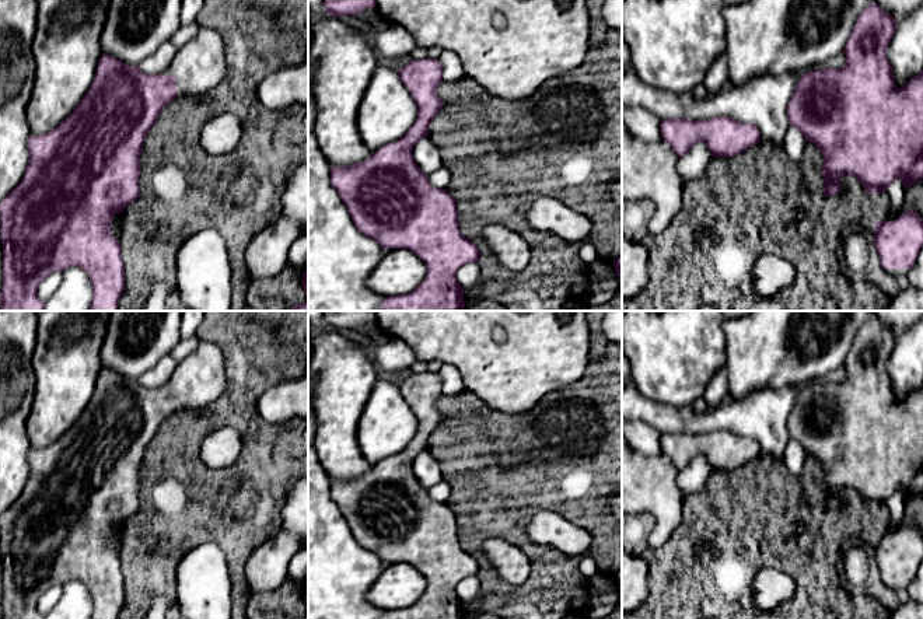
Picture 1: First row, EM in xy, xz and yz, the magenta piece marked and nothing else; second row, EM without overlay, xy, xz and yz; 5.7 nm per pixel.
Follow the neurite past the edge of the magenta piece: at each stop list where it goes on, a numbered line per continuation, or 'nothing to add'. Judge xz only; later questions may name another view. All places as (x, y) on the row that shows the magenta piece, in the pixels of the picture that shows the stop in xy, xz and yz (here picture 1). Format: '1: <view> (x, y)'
nothing to add

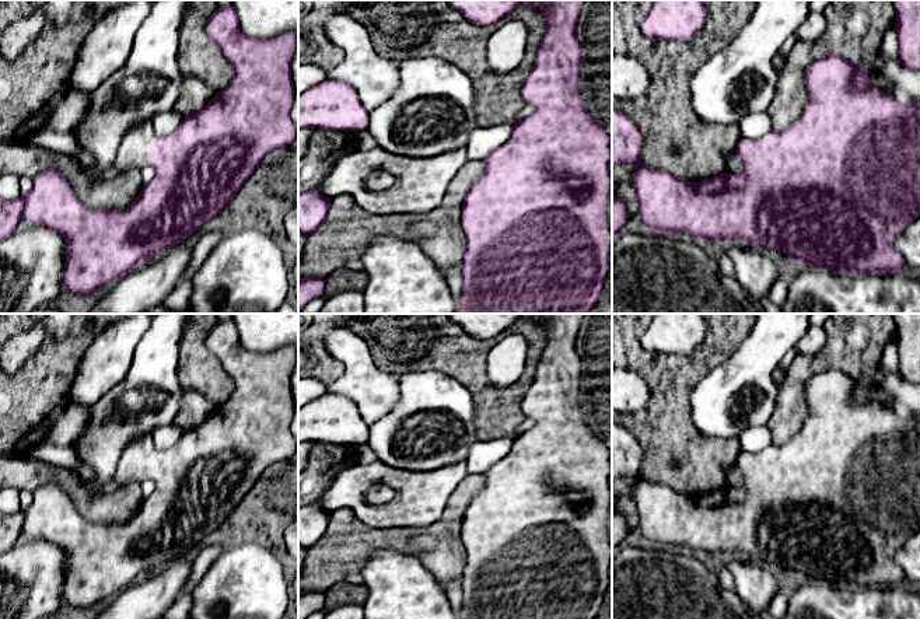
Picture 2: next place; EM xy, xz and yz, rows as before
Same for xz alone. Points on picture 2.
1: xz (420, 182)

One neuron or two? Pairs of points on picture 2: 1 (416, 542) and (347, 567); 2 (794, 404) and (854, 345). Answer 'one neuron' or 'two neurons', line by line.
1: one neuron
2: one neuron

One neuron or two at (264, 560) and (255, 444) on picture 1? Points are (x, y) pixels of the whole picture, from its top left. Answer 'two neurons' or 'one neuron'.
two neurons

